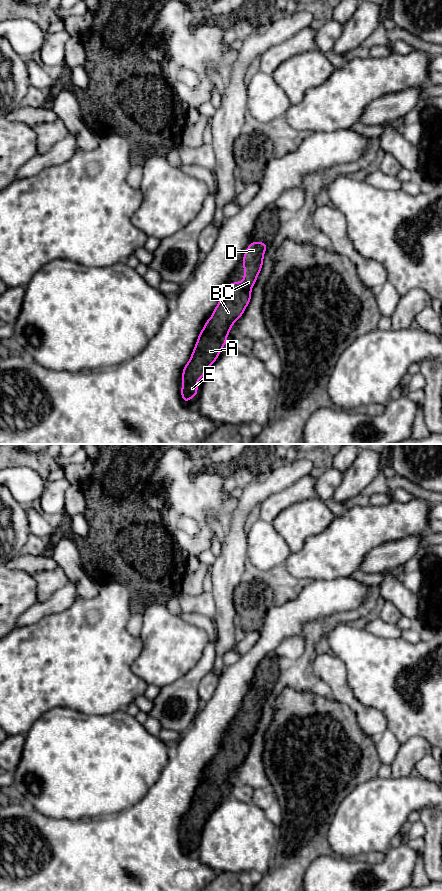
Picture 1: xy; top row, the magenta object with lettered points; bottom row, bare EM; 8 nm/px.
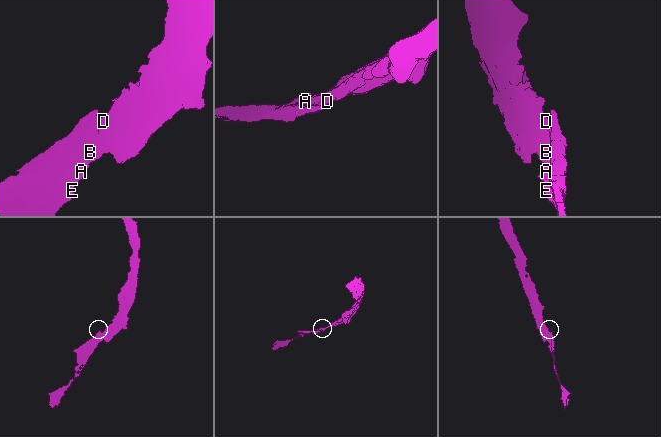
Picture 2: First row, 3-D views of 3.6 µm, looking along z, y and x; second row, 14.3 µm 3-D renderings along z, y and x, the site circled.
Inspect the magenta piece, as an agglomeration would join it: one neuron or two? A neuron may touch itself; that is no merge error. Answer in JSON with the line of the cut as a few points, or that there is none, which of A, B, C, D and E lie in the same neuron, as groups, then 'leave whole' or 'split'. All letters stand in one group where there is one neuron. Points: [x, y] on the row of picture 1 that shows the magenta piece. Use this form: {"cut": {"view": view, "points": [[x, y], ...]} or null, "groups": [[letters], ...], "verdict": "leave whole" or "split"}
{"cut": null, "groups": [["A", "B", "C", "D", "E"]], "verdict": "leave whole"}

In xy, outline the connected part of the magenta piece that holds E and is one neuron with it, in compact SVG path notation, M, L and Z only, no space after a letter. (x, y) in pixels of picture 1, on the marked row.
M255 241L249 244L242 259L244 281L225 287L212 317L204 324L190 361L183 368L181 397L184 403L196 397L196 381L202 379L207 368L217 360L222 347L226 345L230 327L241 317L251 301L251 289L262 269L267 248L265 242Z

